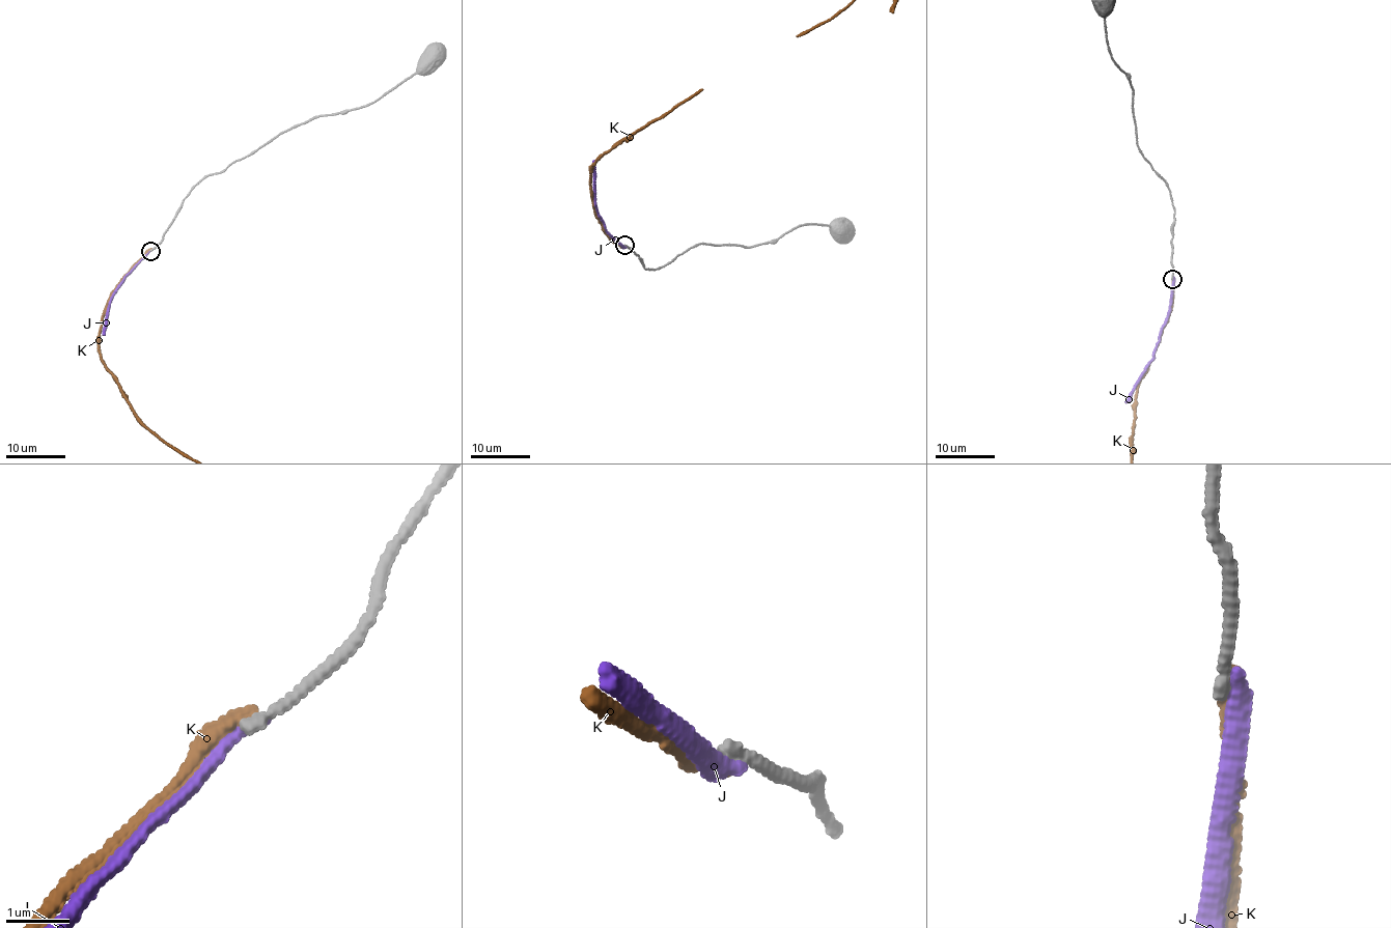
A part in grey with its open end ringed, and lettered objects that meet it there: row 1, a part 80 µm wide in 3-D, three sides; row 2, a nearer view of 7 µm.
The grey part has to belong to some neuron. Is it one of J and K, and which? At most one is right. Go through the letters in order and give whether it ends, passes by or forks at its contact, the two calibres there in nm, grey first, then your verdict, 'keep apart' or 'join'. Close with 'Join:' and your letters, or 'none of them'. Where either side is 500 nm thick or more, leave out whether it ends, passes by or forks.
J: it ends | 170/280 nm | keep apart
K: it ends | 170/260 nm | keep apart
Join: none of them

